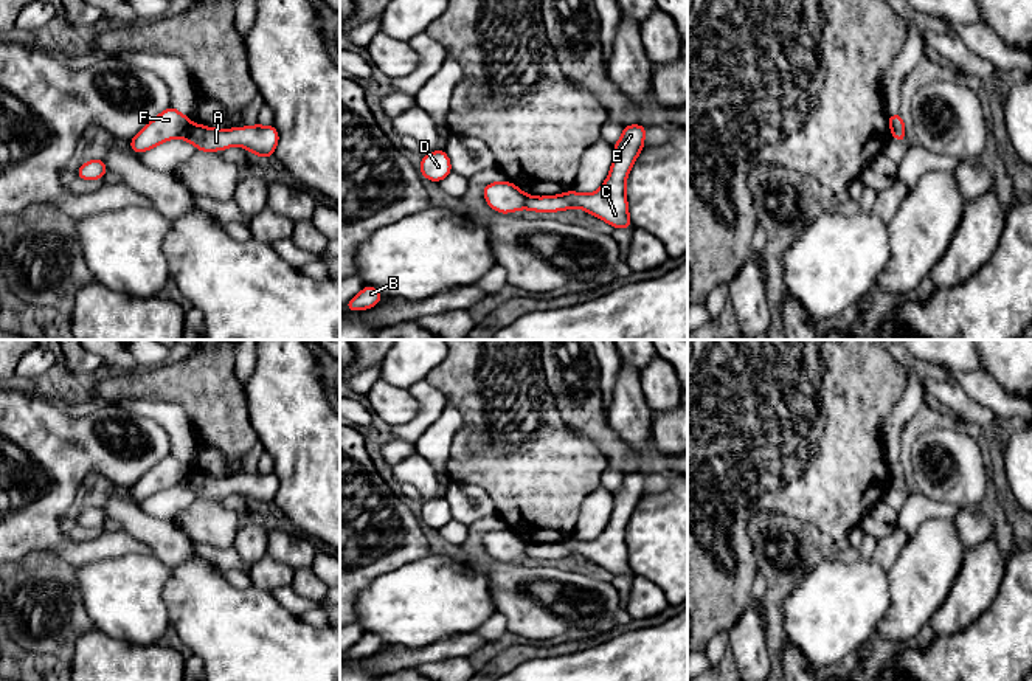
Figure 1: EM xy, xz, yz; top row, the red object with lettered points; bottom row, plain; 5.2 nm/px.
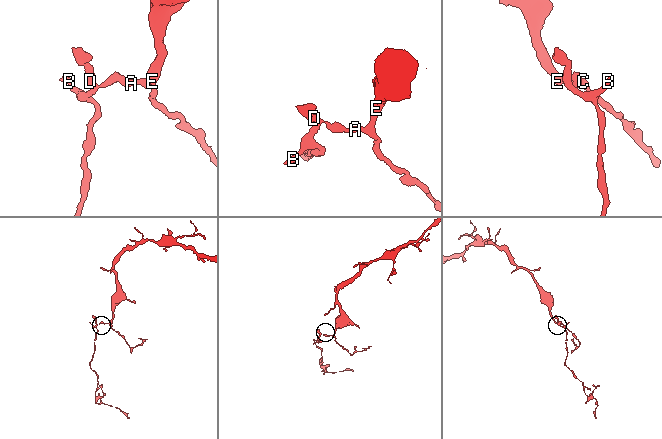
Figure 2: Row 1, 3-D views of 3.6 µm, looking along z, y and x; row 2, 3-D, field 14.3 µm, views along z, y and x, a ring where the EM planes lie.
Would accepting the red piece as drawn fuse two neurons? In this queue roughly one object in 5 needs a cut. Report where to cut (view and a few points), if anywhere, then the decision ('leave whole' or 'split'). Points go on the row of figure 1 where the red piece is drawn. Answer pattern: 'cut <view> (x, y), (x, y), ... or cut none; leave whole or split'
cut xy (188, 123), (179, 135); split

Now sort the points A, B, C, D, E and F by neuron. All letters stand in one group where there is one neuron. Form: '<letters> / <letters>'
A C E / B D F

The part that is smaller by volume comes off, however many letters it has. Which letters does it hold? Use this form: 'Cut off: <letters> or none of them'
Cut off: B, D, F

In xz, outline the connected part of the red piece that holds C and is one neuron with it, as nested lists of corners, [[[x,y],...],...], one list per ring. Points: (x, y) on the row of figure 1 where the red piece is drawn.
[[[641,124],[625,126],[619,141],[613,147],[613,164],[605,183],[593,194],[577,194],[570,189],[565,194],[549,197],[529,195],[526,209],[535,213],[556,213],[570,208],[584,211],[605,220],[613,228],[630,228],[629,205],[625,197],[627,175],[644,149],[644,135],[647,127]]]

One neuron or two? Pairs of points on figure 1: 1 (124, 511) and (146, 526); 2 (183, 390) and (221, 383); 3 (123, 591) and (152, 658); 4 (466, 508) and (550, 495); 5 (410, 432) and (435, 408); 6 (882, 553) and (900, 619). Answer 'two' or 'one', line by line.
1: one
2: one
3: two
4: two
5: one
6: two

